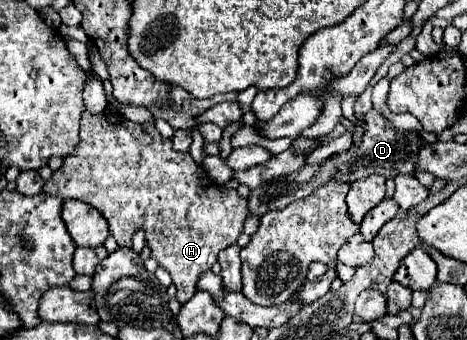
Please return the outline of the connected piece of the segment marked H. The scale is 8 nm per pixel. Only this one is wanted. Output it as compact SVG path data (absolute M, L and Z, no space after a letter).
M110 108L102 114L82 114L78 146L64 158L64 166L50 176L42 192L56 198L60 196L62 200L74 198L92 204L106 218L110 234L116 238L118 246L132 246L132 234L136 228L144 228L152 256L170 272L178 288L176 298L180 304L188 302L198 292L198 278L212 268L218 252L236 244L242 234L244 220L248 218L246 198L242 198L236 190L220 192L220 186L208 178L206 170L196 164L190 154L176 152L172 142L164 138L152 122L134 124Z

